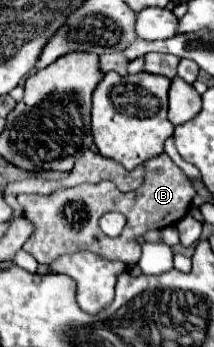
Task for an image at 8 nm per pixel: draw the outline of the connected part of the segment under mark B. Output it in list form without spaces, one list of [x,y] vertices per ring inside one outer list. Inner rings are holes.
[[[167,154],[147,160],[145,164],[145,180],[139,190],[121,192],[109,180],[99,184],[81,184],[75,188],[59,190],[49,196],[37,194],[19,194],[17,202],[23,206],[25,218],[35,224],[35,234],[25,242],[25,250],[39,262],[51,264],[63,254],[73,254],[79,250],[97,252],[109,260],[121,260],[127,266],[135,266],[141,258],[139,238],[147,230],[157,230],[165,226],[175,226],[181,218],[187,216],[193,196],[197,194],[191,180],[183,174],[179,166]],[[105,212],[121,212],[127,216],[127,224],[119,238],[109,238],[99,228],[99,218]]]

